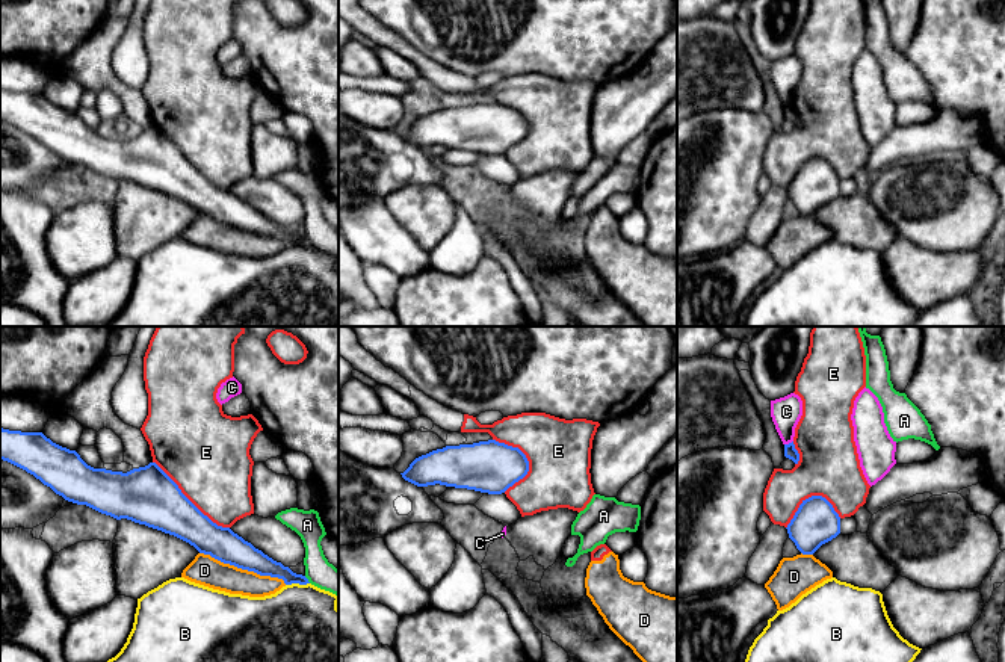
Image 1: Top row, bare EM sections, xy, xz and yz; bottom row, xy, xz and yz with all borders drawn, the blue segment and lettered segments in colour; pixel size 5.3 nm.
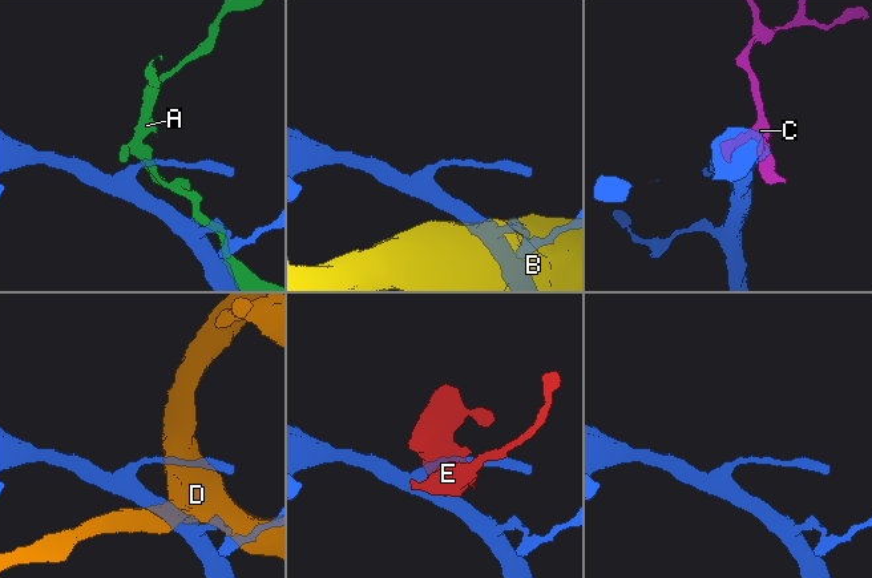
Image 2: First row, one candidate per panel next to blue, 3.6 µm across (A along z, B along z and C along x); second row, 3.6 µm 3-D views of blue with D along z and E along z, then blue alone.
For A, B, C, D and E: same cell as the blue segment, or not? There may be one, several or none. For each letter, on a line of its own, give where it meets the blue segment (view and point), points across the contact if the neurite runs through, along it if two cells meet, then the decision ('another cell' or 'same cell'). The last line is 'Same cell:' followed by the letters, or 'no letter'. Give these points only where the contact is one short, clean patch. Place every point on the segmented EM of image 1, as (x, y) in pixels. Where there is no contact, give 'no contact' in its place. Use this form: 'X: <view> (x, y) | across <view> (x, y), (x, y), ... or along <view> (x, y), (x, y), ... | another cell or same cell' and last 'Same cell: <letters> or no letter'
A: xy (307, 579) | another cell
B: xy (296, 582) | another cell
C: yz (789, 443) | along yz (792, 440), (785, 445) | another cell
D: xy (244, 569) | another cell
E: xy (189, 501) | another cell
Same cell: no letter

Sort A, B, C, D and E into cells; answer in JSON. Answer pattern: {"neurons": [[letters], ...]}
{"neurons": [["A"], ["B"], ["C"], ["D", "E"]]}

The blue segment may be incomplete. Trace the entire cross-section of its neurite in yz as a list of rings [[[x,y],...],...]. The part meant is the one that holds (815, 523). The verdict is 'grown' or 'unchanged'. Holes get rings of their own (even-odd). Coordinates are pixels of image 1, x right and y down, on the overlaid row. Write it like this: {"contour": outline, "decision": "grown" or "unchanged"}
{"contour": [[[812,496],[802,500],[786,529],[802,555],[813,555],[840,534],[840,517],[825,497]]], "decision": "unchanged"}

